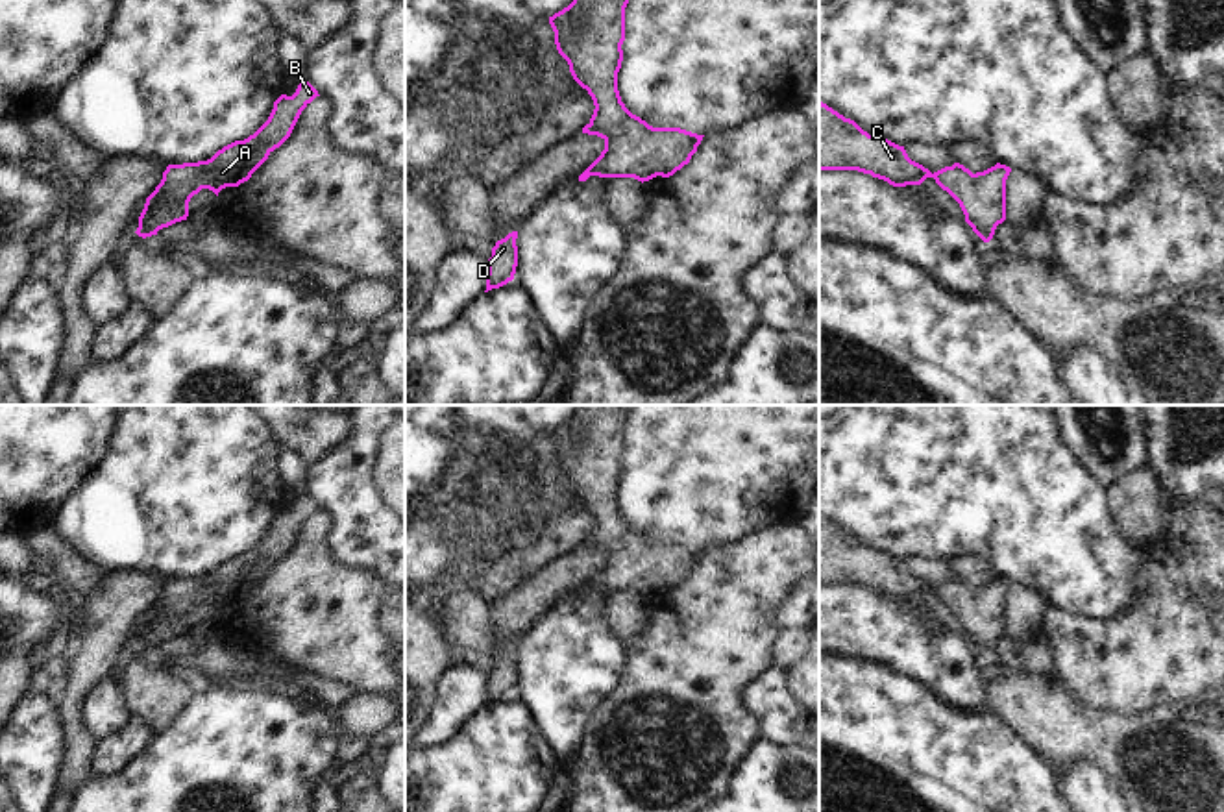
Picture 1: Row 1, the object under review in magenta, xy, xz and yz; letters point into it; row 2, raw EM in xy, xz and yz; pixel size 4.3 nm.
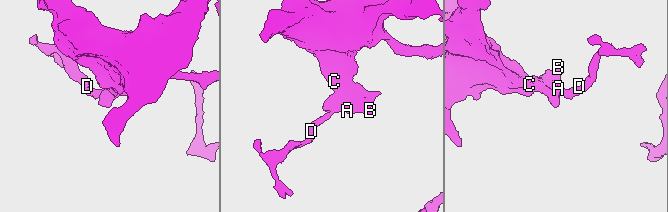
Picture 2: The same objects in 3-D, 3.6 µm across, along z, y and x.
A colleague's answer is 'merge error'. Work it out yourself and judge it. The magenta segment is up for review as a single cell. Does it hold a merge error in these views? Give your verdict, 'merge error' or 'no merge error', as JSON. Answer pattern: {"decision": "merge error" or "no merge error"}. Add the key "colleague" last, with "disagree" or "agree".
{"decision": "no merge error", "colleague": "disagree"}

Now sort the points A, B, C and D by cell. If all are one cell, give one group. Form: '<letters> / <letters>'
A B C D

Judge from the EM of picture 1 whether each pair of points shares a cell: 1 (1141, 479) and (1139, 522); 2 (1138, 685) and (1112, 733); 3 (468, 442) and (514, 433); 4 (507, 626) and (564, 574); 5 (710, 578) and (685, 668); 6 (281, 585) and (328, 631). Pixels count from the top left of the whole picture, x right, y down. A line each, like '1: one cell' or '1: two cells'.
1: one cell
2: two cells
3: two cells
4: one cell
5: one cell
6: one cell

